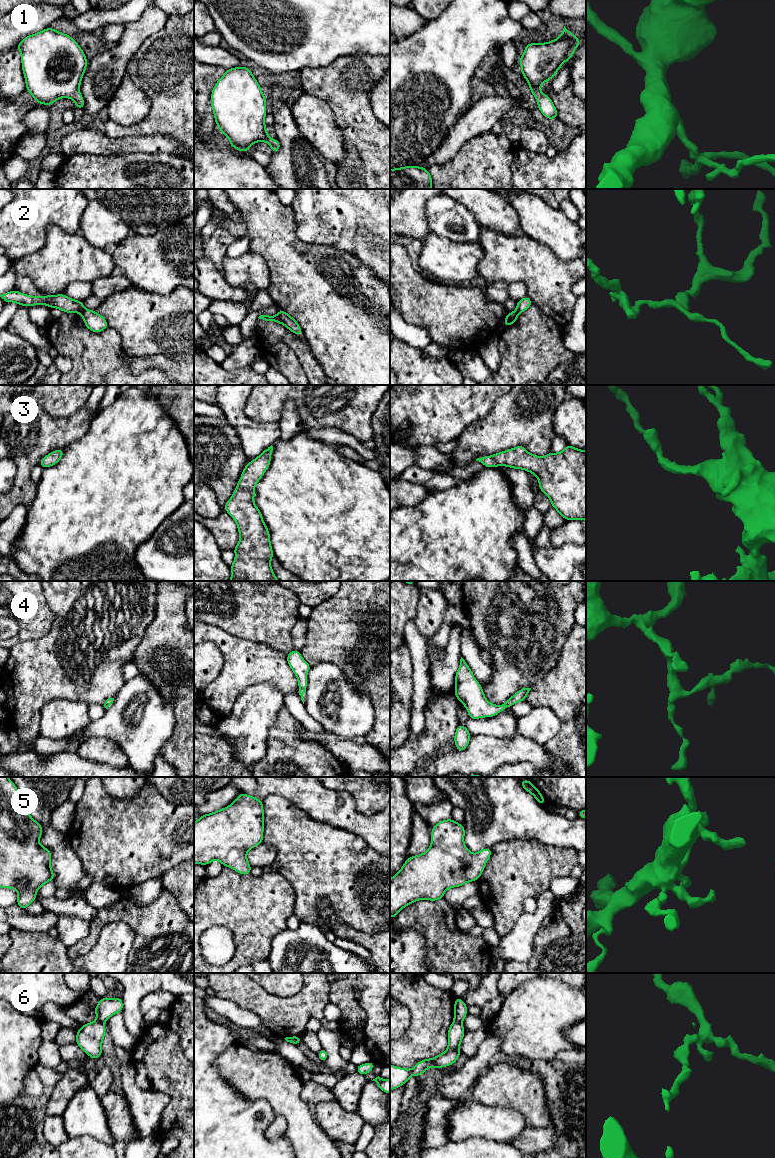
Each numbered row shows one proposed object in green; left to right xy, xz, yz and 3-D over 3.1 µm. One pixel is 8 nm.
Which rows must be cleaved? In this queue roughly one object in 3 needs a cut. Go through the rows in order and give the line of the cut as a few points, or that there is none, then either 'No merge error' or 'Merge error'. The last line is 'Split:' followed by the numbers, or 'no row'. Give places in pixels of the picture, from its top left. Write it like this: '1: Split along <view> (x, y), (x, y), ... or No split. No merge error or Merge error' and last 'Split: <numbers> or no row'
1: No split. No merge error
2: Split along xz (276, 315), (284, 324). Merge error
3: No split. No merge error
4: No split. No merge error
5: No split. No merge error
6: Split along yz (454, 1019), (461, 1022). Merge error
Split: 2, 6

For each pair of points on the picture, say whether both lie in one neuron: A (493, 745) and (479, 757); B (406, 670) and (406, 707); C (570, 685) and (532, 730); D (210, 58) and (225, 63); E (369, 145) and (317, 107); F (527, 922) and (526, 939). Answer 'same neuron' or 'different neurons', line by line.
A: same neuron
B: same neuron
C: different neurons
D: same neuron
E: different neurons
F: same neuron

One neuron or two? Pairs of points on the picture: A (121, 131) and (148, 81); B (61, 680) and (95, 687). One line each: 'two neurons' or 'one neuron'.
A: one neuron
B: one neuron

